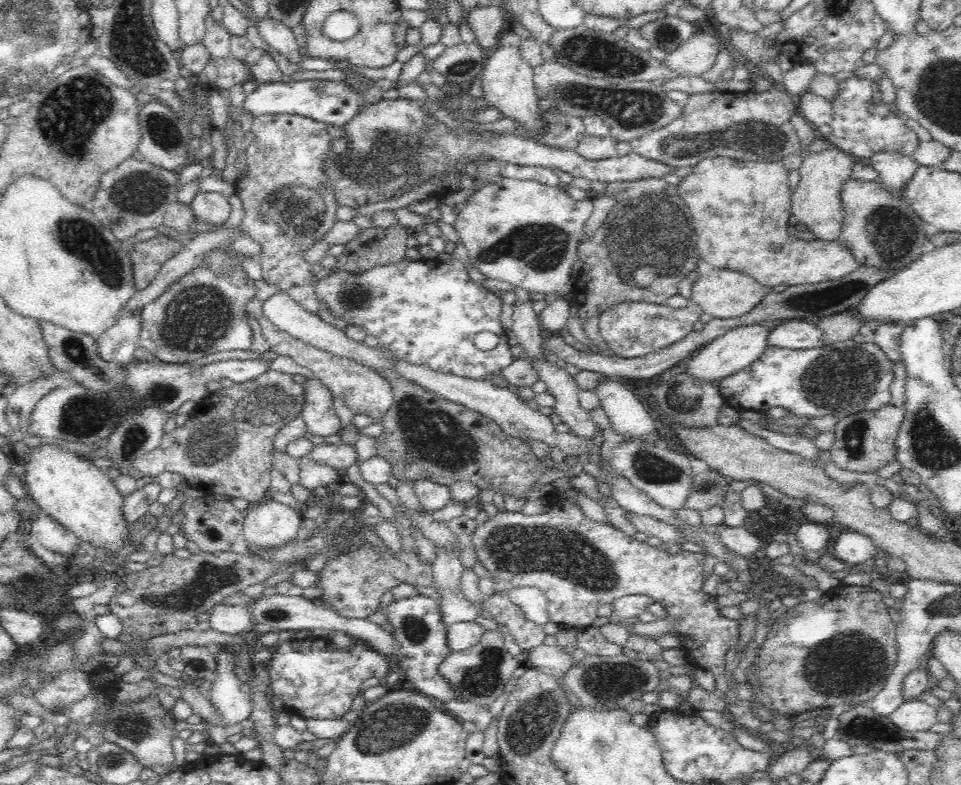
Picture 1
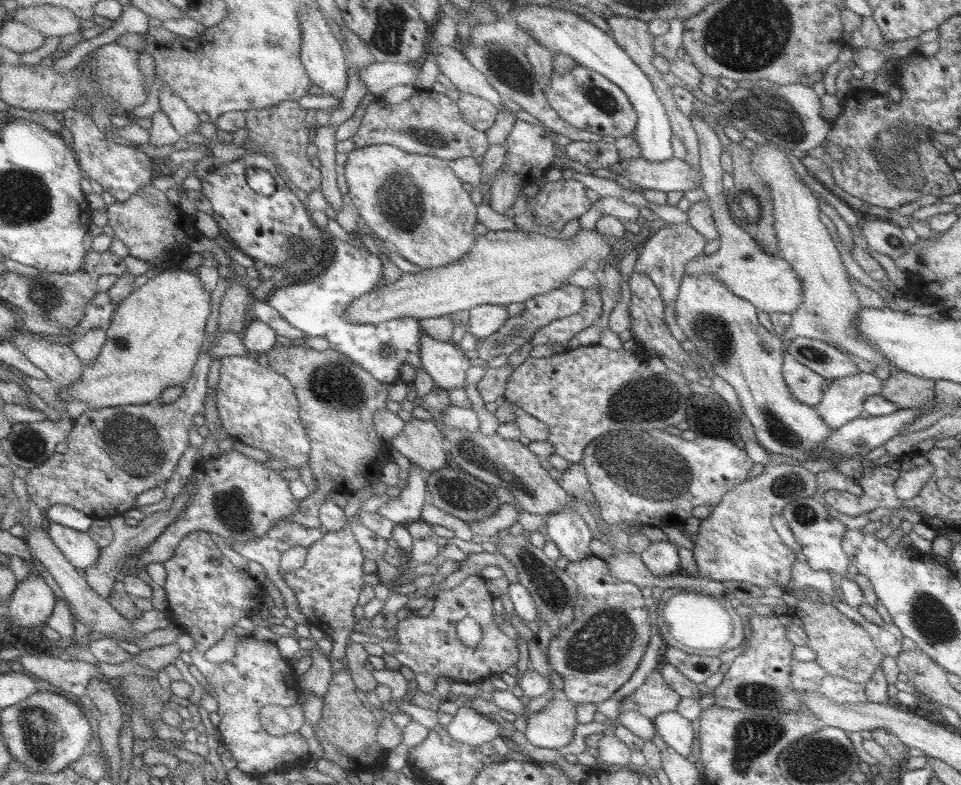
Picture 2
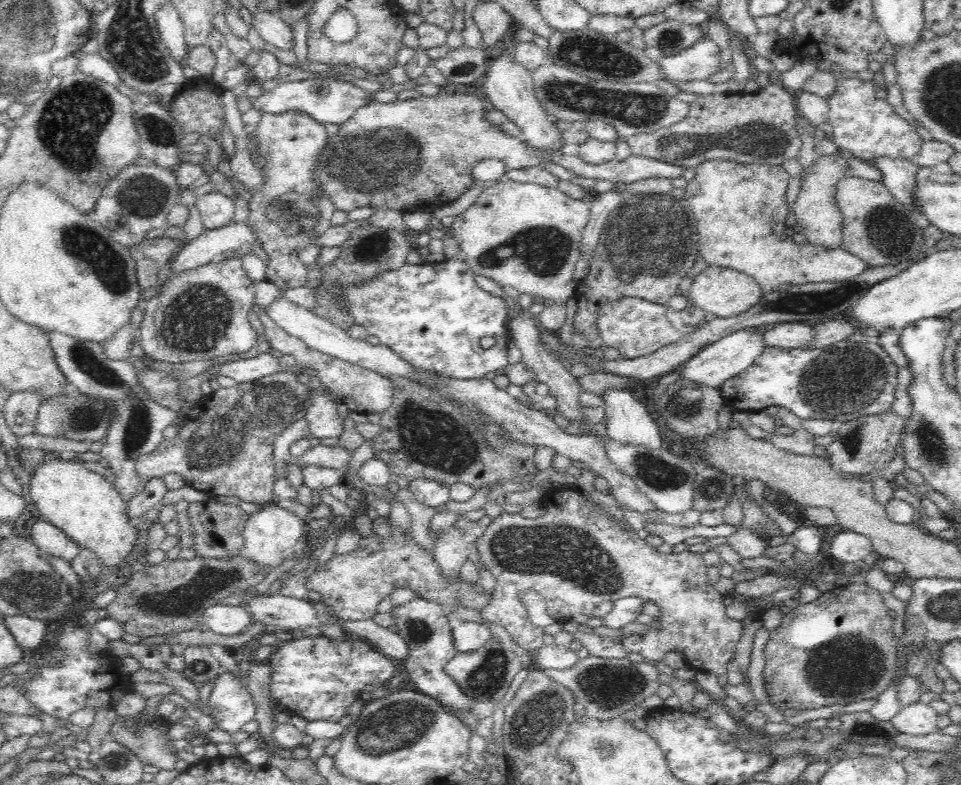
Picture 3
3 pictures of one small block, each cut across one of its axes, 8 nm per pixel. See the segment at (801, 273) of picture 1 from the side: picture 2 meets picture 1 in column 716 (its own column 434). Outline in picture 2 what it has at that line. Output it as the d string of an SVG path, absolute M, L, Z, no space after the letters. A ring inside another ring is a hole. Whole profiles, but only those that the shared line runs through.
M374 145L348 154L345 167L348 195L353 199L362 221L383 242L421 269L437 269L457 262L471 250L475 204L465 184L450 168L449 161L435 156L410 154L390 145Z

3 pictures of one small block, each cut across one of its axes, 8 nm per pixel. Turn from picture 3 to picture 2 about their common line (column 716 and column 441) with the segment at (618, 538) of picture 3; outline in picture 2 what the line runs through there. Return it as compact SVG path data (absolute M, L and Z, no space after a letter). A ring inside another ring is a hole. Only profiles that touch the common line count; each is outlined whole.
M469 576L458 586L446 591L438 591L432 612L424 619L409 616L398 623L398 638L401 650L393 655L400 665L413 671L417 688L427 693L433 691L433 676L445 677L455 683L479 683L481 678L487 678L489 672L508 672L515 669L517 662L517 646L493 622L491 612L491 594L481 577ZM470 617L481 629L481 640L475 648L465 646L459 640L457 625L463 619Z

